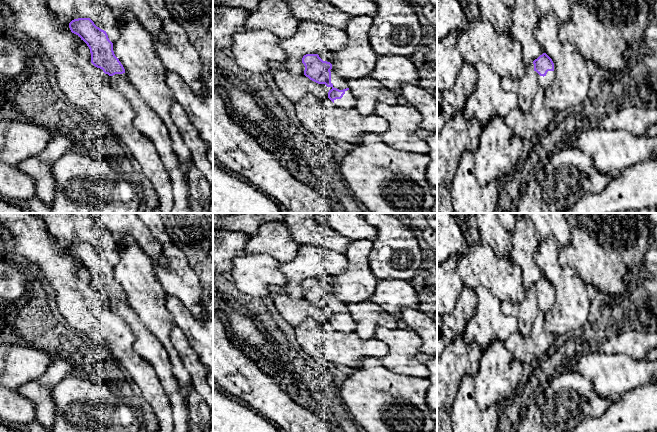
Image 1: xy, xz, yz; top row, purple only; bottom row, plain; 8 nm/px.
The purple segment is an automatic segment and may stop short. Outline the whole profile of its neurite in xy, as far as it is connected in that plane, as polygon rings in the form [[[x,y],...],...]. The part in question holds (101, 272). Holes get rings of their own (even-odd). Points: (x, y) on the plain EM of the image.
[[[90,242],[74,243],[69,247],[69,252],[89,271],[91,287],[109,299],[112,313],[131,328],[134,335],[133,349],[154,369],[171,402],[173,432],[192,432],[189,407],[174,378],[168,352],[130,307],[123,289],[114,278],[113,267],[106,255],[97,251]]]

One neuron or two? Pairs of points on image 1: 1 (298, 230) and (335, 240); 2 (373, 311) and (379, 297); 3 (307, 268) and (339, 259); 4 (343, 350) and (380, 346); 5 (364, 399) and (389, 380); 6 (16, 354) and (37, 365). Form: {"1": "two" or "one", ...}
{"1": "one", "2": "two", "3": "one", "4": "one", "5": "one", "6": "one"}

